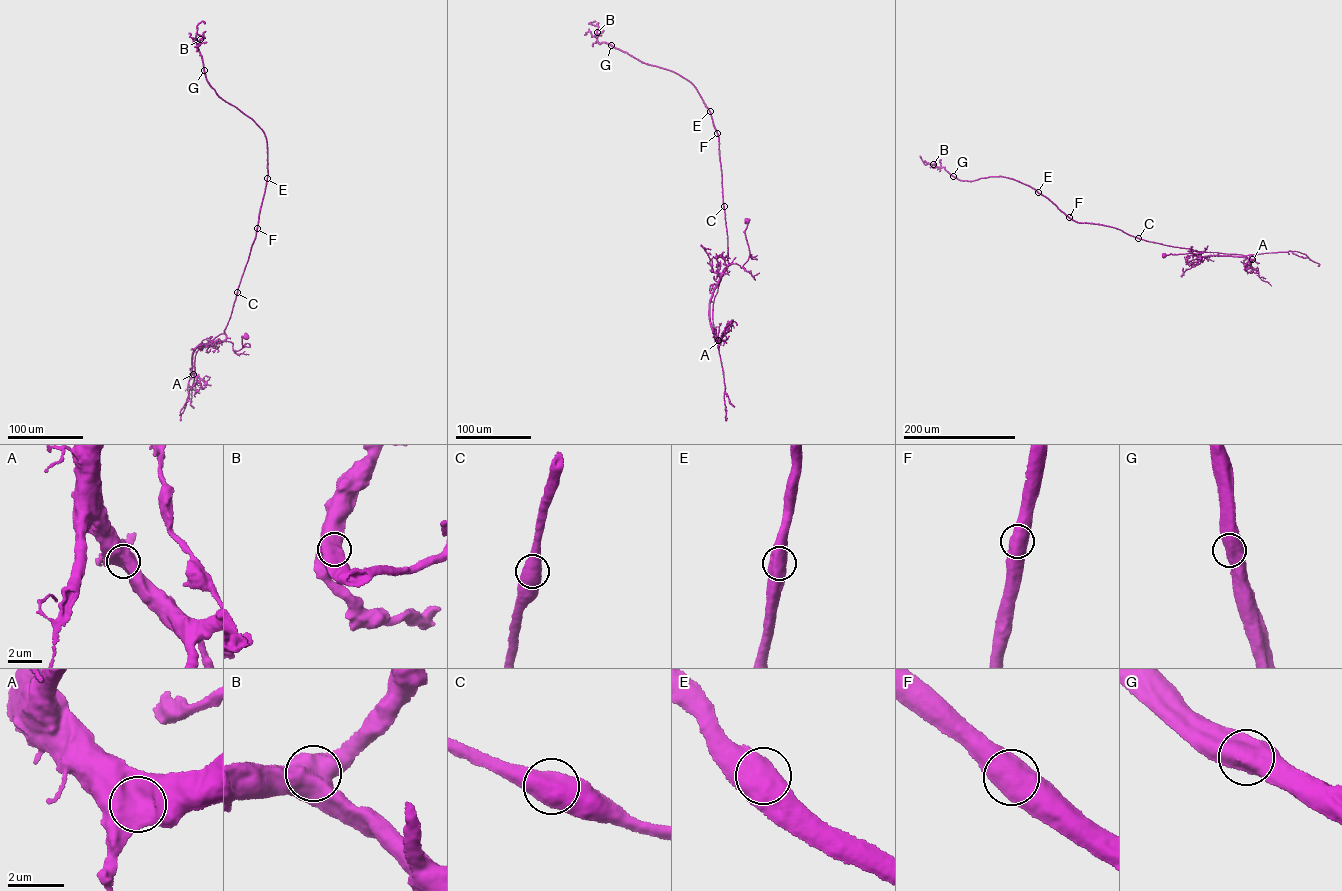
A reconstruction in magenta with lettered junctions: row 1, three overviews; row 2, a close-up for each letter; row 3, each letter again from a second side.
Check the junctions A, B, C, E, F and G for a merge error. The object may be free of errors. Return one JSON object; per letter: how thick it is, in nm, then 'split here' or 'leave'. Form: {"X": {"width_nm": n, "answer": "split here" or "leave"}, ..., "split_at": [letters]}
{"A": {"width_nm": 750, "answer": "leave"}, "B": {"width_nm": 700, "answer": "leave"}, "C": {"width_nm": 800, "answer": "leave"}, "E": {"width_nm": 800, "answer": "leave"}, "F": {"width_nm": 800, "answer": "leave"}, "G": {"width_nm": 800, "answer": "leave"}, "split_at": []}

